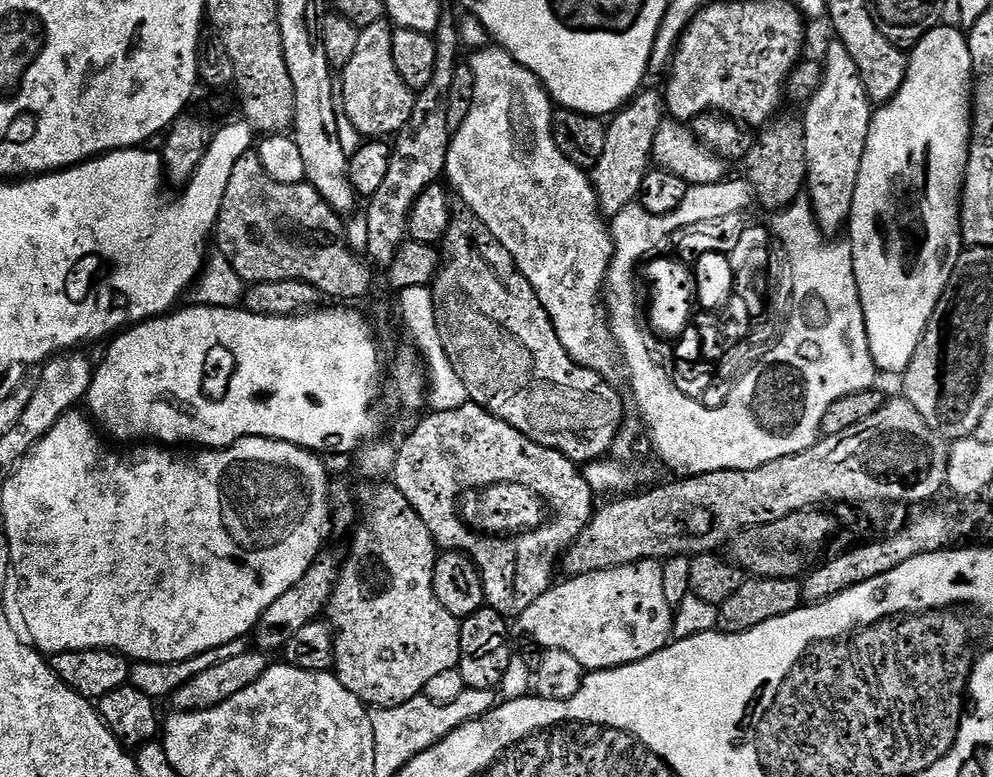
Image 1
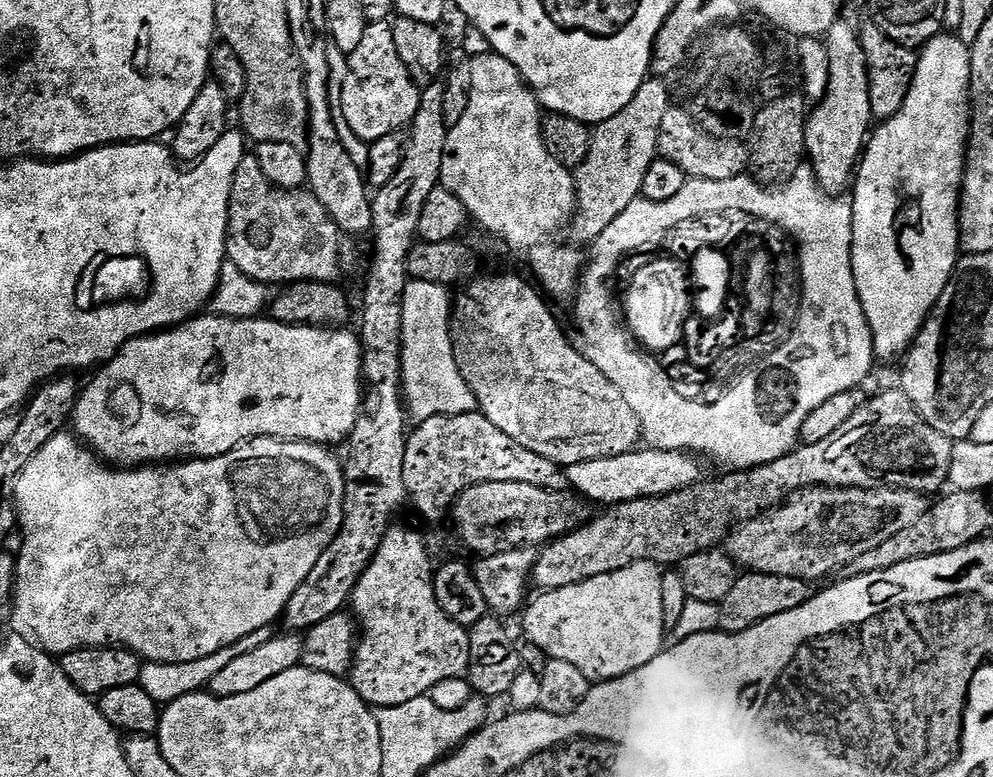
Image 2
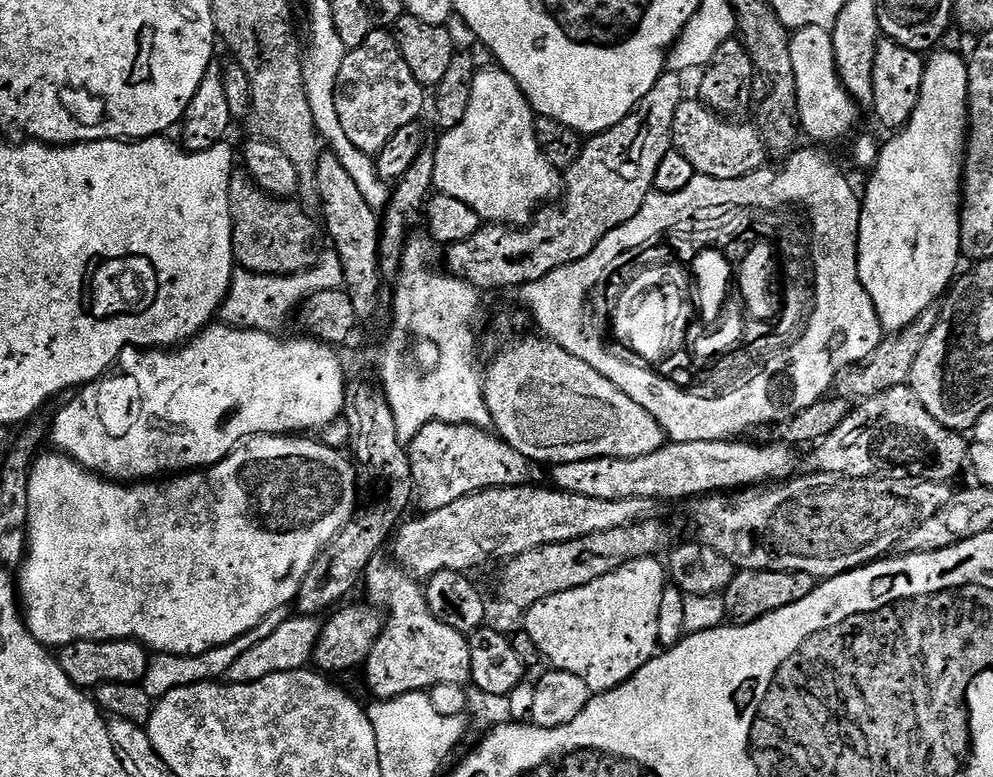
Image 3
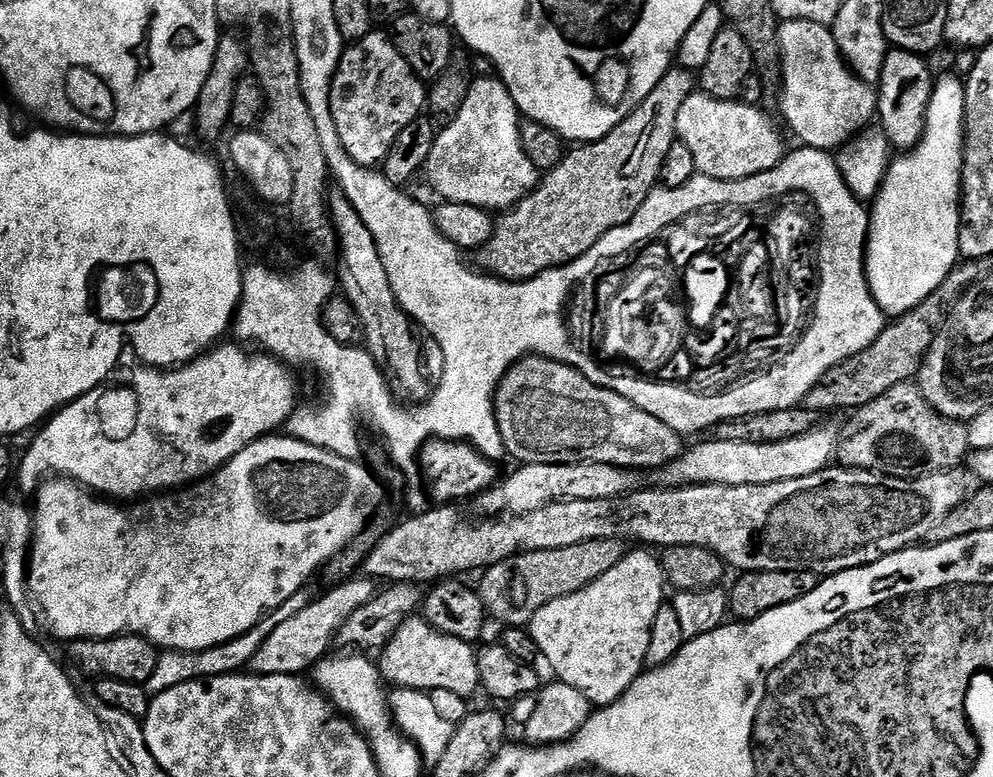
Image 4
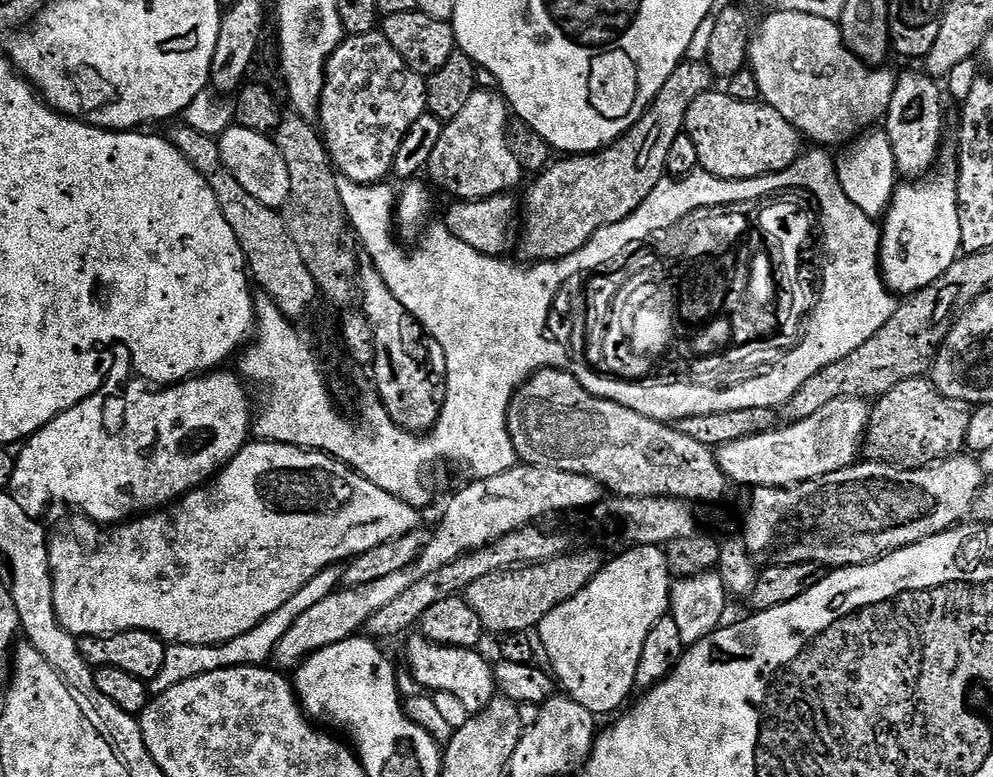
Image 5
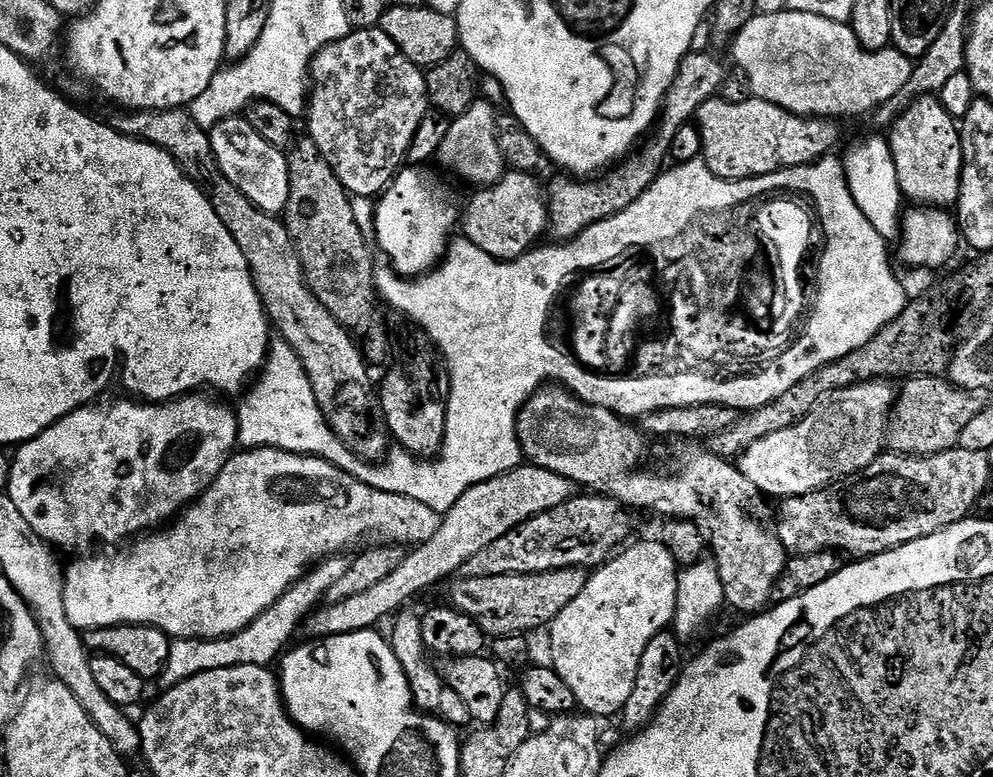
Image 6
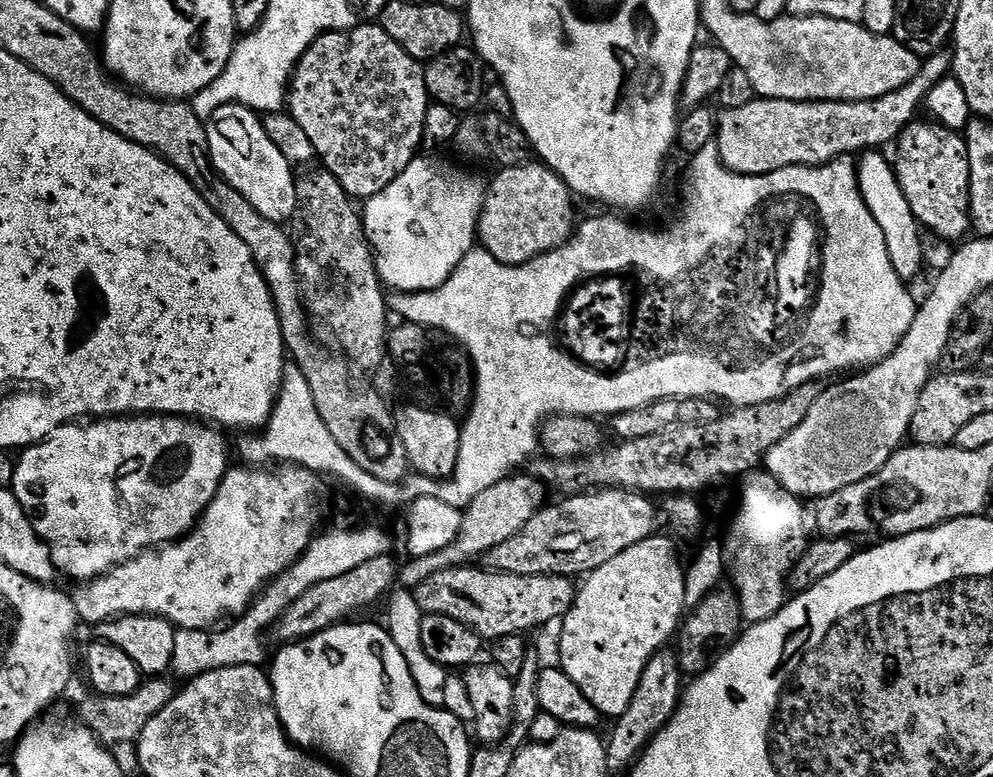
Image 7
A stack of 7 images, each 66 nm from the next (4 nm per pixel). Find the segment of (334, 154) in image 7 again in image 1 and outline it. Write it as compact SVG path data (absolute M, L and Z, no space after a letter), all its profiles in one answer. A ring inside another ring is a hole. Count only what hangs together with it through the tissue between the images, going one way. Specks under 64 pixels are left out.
M379 20L374 26L360 29L358 46L354 58L342 70L342 112L348 120L364 135L364 138L392 138L410 122L416 97L412 89L402 82L398 66L394 66L394 42L391 23Z

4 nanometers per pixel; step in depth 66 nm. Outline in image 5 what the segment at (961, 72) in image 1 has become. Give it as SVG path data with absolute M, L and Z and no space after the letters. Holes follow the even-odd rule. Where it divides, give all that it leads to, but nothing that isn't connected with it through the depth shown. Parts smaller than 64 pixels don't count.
M955 159L942 164L927 178L901 183L882 217L880 271L893 294L911 294L930 286L961 255L960 203L956 197L958 164Z

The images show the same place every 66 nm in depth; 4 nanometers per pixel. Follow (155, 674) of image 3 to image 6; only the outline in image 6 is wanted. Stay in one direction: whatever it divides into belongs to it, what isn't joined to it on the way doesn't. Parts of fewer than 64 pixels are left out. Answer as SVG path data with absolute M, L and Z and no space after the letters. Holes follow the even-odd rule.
M337 554L320 561L308 569L300 581L274 606L270 606L261 616L254 618L250 626L246 626L238 634L223 636L221 640L172 640L170 658L166 658L166 666L158 678L161 689L173 688L186 678L194 678L194 674L202 674L206 670L226 670L230 666L262 666L267 668L281 659L282 653L293 643L292 635L296 627L303 625L308 617L325 603L328 591L349 570L351 559L344 554Z

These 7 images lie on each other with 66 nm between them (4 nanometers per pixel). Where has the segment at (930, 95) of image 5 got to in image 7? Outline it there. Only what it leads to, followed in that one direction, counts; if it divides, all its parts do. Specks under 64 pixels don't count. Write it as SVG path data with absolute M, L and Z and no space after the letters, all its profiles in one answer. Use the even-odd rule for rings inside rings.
M920 123L909 124L894 148L894 167L902 194L906 194L910 210L914 210L917 222L927 231L929 228L940 240L963 241L972 228L967 139L941 124Z

